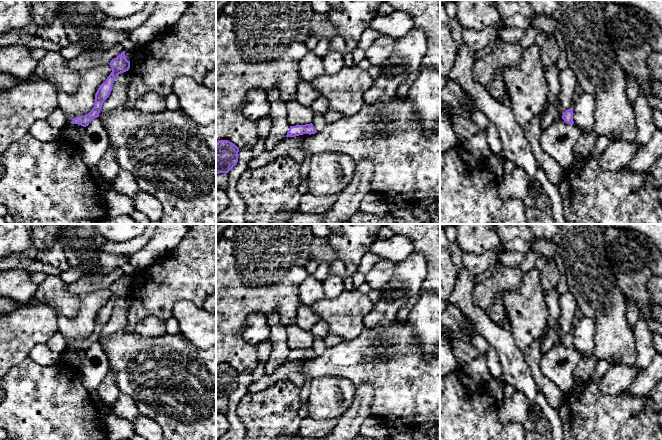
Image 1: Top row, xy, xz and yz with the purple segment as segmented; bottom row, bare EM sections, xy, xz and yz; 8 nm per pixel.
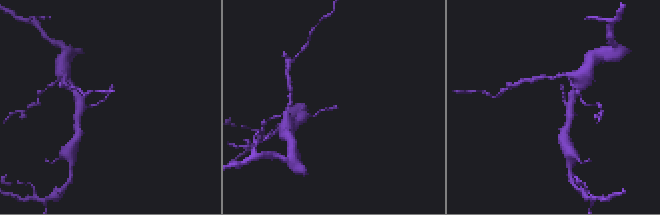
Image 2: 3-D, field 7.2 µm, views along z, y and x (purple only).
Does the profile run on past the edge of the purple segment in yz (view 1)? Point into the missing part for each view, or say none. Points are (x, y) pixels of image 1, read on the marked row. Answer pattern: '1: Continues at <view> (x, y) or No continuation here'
1: No continuation here

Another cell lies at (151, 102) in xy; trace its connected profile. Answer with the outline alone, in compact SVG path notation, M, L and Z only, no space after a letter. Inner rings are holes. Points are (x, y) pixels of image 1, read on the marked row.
M149 92L143 94L135 101L134 108L145 114L152 114L167 109L167 103L164 96Z

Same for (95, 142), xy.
M99 117L94 118L85 127L85 133L80 145L83 162L89 169L94 170L98 161L110 147L108 135L101 119Z

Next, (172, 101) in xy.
M170 93L167 96L165 96L165 100L167 103L167 109L169 110L179 110L179 100L177 96L174 93Z

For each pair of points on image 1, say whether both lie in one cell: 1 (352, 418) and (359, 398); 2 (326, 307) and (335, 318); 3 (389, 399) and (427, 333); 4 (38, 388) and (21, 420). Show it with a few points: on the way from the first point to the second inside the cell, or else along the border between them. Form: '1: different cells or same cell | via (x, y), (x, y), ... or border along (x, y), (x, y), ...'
1: same cell | via (357, 413), (359, 411), (359, 403)
2: same cell | via (329, 310), (334, 315)
3: different cells | border along (410, 324), (417, 338), (418, 346), (428, 360)
4: same cell | via (38, 396), (38, 403), (29, 412)

